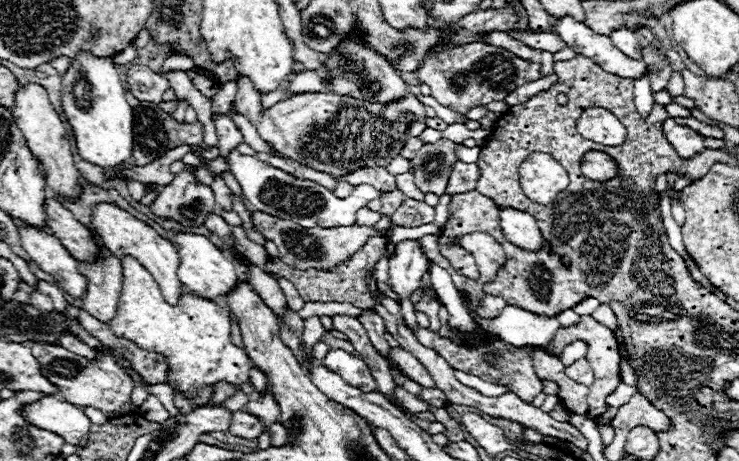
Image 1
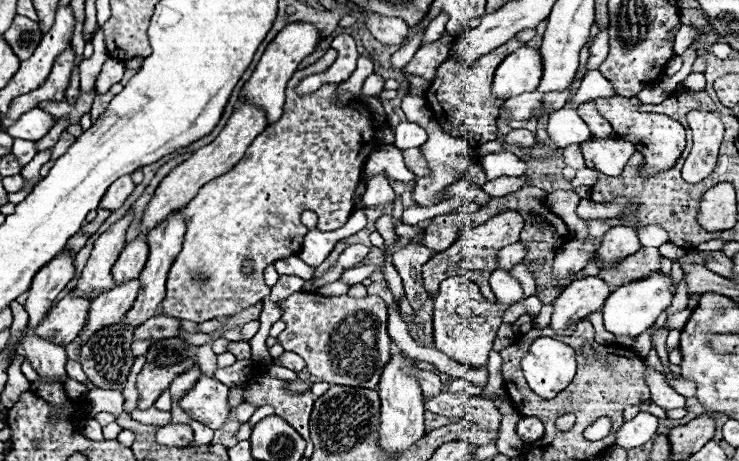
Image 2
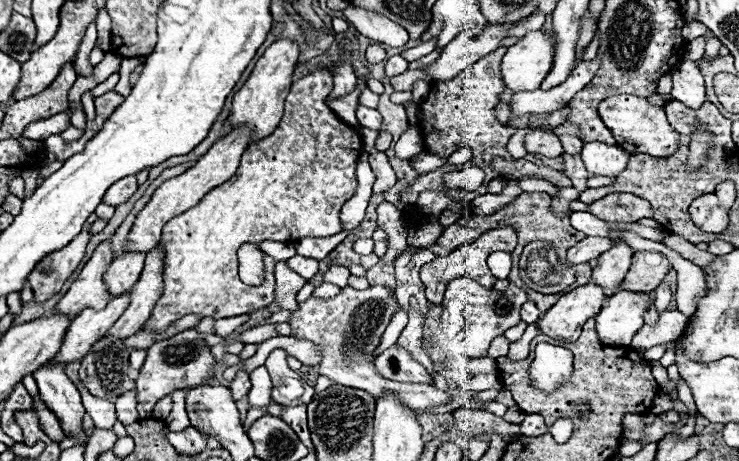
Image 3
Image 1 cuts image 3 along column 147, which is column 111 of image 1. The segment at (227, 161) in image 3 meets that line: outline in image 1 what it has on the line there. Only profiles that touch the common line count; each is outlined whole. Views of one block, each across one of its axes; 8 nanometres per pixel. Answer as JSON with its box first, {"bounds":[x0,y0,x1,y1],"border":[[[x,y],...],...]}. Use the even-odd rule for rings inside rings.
{"bounds":[92,204,182,306],"border":[[[100,204],[100,206],[96,206],[96,210],[94,210],[94,214],[92,214],[92,224],[94,224],[96,234],[102,238],[104,246],[106,246],[116,258],[120,258],[120,260],[122,260],[124,256],[136,258],[136,260],[156,278],[156,282],[158,282],[158,286],[160,286],[164,298],[166,298],[172,306],[178,304],[178,300],[180,300],[180,296],[182,296],[182,284],[180,284],[180,280],[178,280],[180,256],[178,256],[176,248],[174,248],[168,240],[160,238],[150,226],[146,226],[144,222],[132,218],[128,212],[120,210],[120,208],[114,206],[114,204]]]}

